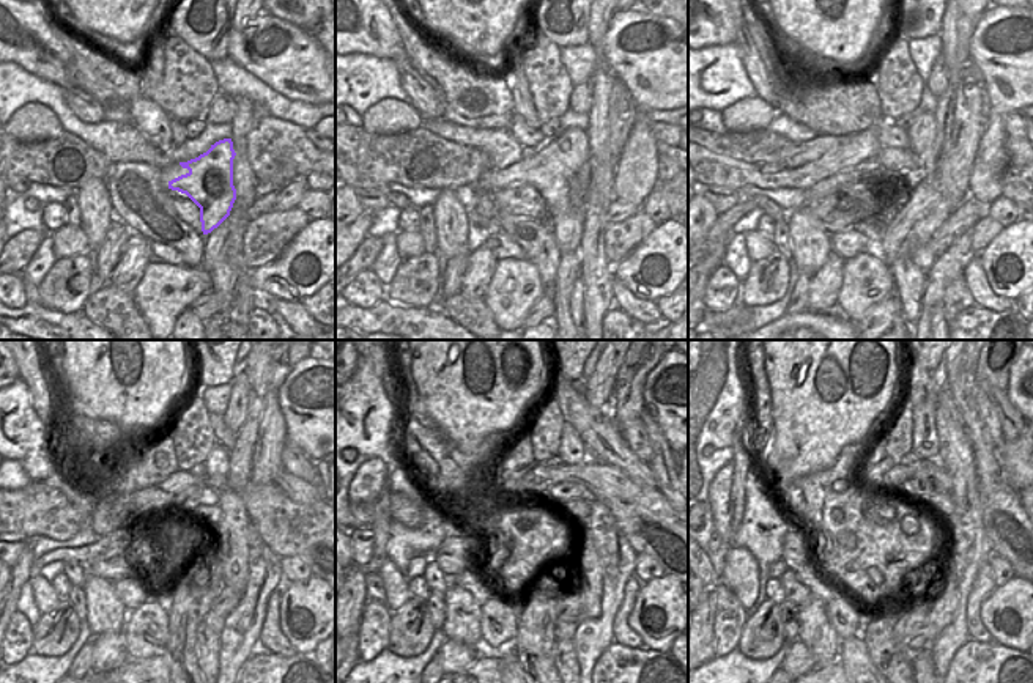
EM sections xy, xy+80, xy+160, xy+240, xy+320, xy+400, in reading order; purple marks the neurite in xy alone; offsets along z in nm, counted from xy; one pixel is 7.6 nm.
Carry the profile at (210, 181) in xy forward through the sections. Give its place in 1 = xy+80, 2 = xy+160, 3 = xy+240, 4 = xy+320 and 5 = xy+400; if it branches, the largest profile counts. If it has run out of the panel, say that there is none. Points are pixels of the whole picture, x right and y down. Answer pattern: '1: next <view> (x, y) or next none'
1: next xy+80 (556, 164)
2: next xy+160 (921, 134)
3: next xy+240 (218, 463)
4: next xy+320 (570, 450)
5: next xy+400 (925, 443)

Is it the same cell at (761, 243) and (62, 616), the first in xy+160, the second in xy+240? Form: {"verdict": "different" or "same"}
{"verdict": "different"}

